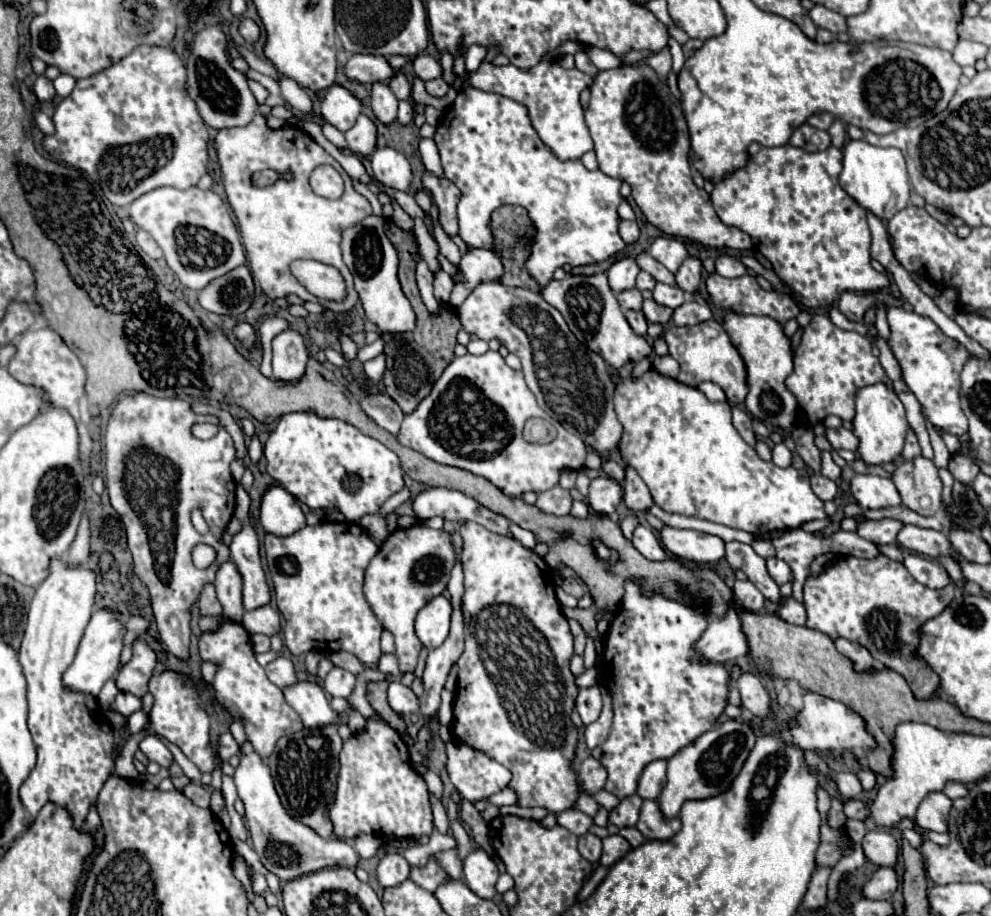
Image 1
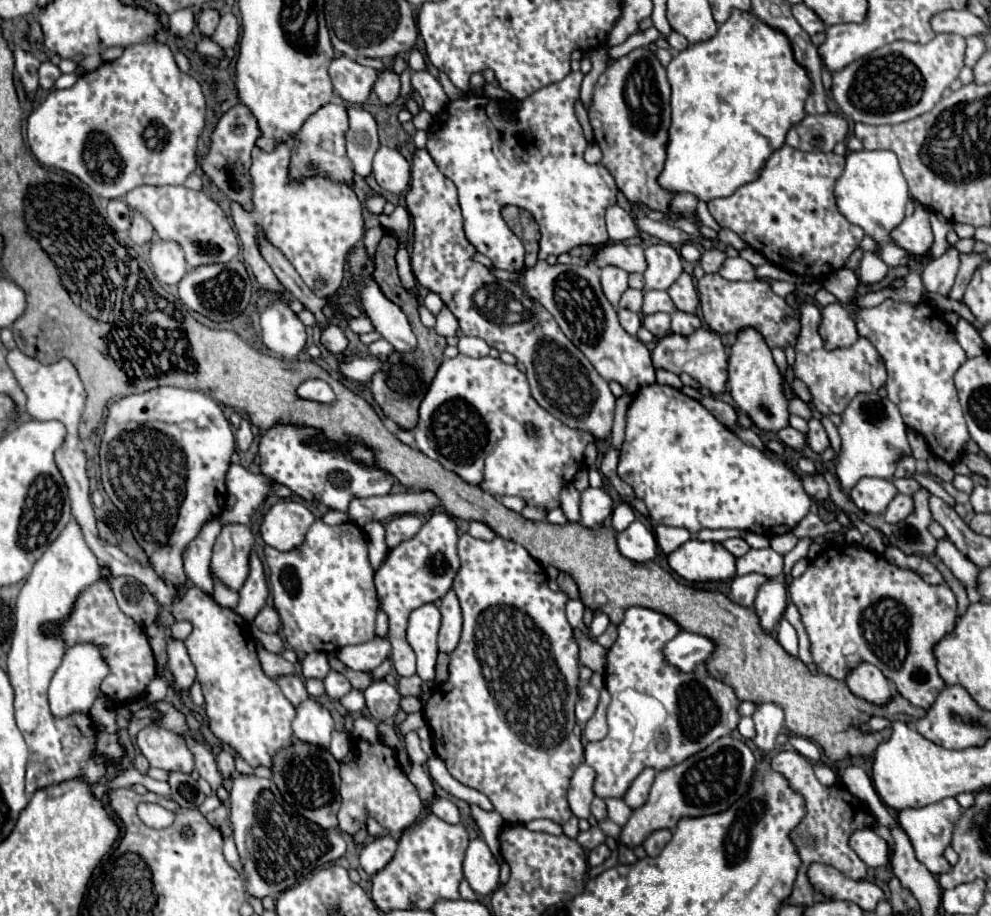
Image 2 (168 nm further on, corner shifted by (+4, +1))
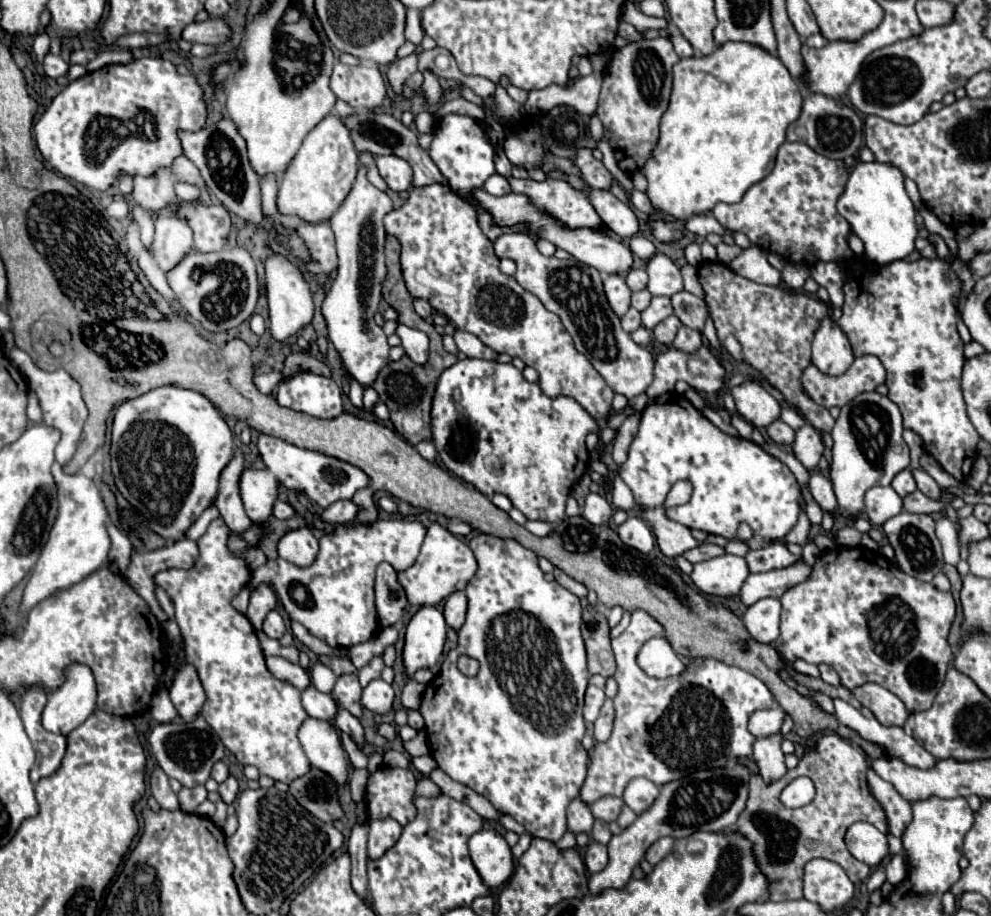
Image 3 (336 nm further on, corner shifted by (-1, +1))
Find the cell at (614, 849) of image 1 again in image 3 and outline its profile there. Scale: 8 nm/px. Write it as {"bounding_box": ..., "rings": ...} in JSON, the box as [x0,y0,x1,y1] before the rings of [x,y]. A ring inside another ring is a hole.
{"bounding_box":[585,843,609,873],"rings":[[[589,843],[587,853],[585,853],[585,865],[587,865],[589,873],[599,873],[601,869],[605,869],[607,861],[609,861],[607,847],[601,843]]]}

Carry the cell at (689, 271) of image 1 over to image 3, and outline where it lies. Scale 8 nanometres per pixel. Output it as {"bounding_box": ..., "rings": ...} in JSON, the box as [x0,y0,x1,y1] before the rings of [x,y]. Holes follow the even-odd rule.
{"bounding_box":[671,291,707,331],"rings":[[[681,291],[681,293],[675,293],[671,297],[671,301],[673,301],[673,311],[681,319],[683,325],[693,327],[697,331],[703,331],[707,309],[699,297],[695,297],[689,291]]]}

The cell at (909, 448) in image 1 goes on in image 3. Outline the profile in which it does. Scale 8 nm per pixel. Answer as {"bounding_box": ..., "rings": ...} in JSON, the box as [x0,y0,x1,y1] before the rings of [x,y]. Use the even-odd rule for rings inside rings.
{"bounding_box":[891,469,917,497],"rings":[[[903,469],[901,473],[897,473],[897,477],[893,479],[891,487],[893,487],[901,497],[905,497],[905,495],[911,493],[911,491],[915,491],[917,485],[915,485],[915,479],[913,479],[913,471],[911,471],[911,469]]]}

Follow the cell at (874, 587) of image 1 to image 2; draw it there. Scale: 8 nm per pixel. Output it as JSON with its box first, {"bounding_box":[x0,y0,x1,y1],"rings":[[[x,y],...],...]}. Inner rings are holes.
{"bounding_box":[788,545,956,709],"rings":[[[828,545],[810,561],[806,573],[788,585],[790,601],[800,613],[800,621],[810,639],[810,653],[820,671],[832,679],[844,681],[860,663],[872,663],[912,705],[930,709],[944,687],[936,669],[934,647],[956,625],[956,597],[946,583],[930,585],[918,573],[890,565],[882,555],[860,545]]]}

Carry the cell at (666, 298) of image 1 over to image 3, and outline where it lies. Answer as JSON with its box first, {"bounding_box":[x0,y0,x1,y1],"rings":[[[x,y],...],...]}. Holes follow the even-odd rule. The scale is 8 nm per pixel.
{"bounding_box":[641,297,673,329],"rings":[[[653,297],[649,307],[641,313],[641,323],[643,323],[643,327],[653,329],[659,321],[663,321],[669,315],[673,315],[671,299],[669,297]]]}

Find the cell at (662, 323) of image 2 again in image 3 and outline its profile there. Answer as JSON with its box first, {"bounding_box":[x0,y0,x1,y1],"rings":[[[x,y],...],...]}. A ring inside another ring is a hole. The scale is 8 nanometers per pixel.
{"bounding_box":[653,315,681,345],"rings":[[[671,315],[671,317],[667,317],[665,321],[661,321],[661,323],[653,329],[653,335],[655,335],[655,339],[657,339],[659,343],[671,345],[673,339],[675,339],[675,333],[677,333],[677,329],[679,329],[679,325],[681,325],[681,321],[679,321],[675,315]]]}

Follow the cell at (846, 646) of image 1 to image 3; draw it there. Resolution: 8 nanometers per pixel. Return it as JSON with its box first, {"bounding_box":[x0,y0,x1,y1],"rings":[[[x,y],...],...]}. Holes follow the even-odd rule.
{"bounding_box":[853,683,909,725],"rings":[[[877,683],[859,685],[857,689],[853,689],[853,695],[863,707],[869,707],[875,713],[875,719],[883,725],[903,725],[909,717],[905,703]]]}

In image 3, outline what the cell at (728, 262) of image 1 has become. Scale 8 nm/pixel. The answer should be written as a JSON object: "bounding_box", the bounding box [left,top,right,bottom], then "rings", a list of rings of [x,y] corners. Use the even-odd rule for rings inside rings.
{"bounding_box":[729,245,781,285],"rings":[[[757,245],[743,249],[743,253],[731,261],[729,269],[733,269],[733,273],[745,279],[763,285],[779,285],[781,281],[781,273],[767,263],[767,253]]]}

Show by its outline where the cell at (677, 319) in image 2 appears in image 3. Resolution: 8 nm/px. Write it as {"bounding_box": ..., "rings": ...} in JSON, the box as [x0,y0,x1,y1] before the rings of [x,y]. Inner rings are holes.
{"bounding_box":[673,325,703,353],"rings":[[[681,325],[679,331],[677,331],[677,337],[675,337],[675,341],[673,341],[673,347],[691,353],[691,351],[699,349],[701,343],[703,343],[703,335],[701,335],[701,331],[697,331],[697,329],[689,329],[687,325]]]}

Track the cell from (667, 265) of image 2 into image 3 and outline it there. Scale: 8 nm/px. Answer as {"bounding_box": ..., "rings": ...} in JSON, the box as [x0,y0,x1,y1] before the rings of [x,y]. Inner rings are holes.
{"bounding_box":[645,253,683,297],"rings":[[[655,253],[647,261],[647,269],[645,271],[649,275],[647,289],[651,291],[651,295],[671,297],[677,291],[683,291],[681,271],[665,253]]]}

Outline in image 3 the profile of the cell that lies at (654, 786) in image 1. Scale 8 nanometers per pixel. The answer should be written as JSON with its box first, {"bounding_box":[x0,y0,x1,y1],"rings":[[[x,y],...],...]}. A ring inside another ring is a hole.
{"bounding_box":[623,777,659,815],"rings":[[[637,777],[637,779],[633,779],[633,781],[627,785],[627,789],[625,789],[625,793],[623,793],[623,801],[625,801],[637,815],[641,815],[641,813],[657,799],[657,795],[659,795],[659,787],[653,785],[653,781],[649,781],[649,779],[645,779],[645,777]]]}

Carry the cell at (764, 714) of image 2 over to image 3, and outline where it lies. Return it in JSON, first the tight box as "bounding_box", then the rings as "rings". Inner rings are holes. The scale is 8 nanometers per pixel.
{"bounding_box":[753,733,787,781],"rings":[[[773,733],[767,737],[757,737],[753,745],[753,759],[759,765],[759,773],[763,775],[765,781],[775,781],[781,779],[787,771],[785,767],[785,755],[781,751],[781,741],[783,733]]]}

